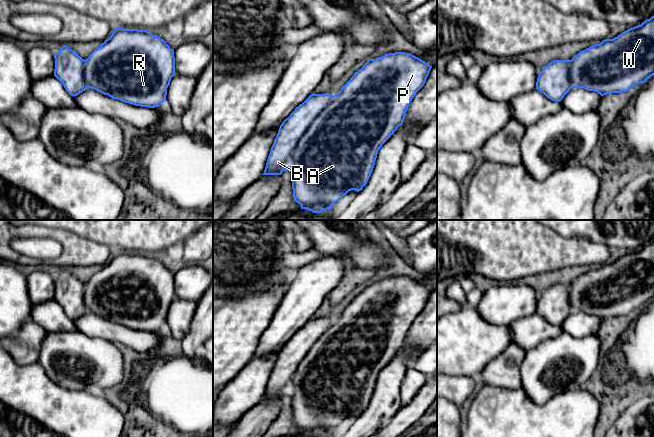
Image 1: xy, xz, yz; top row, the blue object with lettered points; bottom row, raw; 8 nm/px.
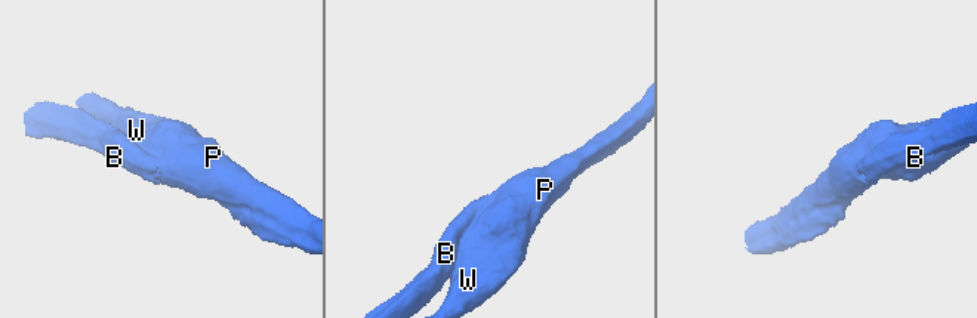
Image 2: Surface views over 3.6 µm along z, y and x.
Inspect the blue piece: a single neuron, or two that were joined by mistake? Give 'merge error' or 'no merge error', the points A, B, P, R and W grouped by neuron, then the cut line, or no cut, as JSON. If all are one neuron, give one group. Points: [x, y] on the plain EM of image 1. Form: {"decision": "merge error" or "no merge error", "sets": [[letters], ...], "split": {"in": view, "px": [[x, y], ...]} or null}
{"decision": "no merge error", "sets": [["A", "B", "P", "R", "W"]], "split": null}

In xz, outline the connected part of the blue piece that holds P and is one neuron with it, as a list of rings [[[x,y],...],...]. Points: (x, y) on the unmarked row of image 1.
[[[389,277],[369,283],[336,319],[311,318],[280,349],[263,399],[281,399],[289,392],[294,424],[301,433],[313,437],[330,433],[351,414],[361,415],[371,400],[379,373],[403,348],[410,327],[424,310],[431,292],[410,277]]]

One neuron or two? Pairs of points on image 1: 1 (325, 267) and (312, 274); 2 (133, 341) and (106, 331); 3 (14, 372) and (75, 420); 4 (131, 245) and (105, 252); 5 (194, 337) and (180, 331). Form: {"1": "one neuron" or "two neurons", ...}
{"1": "one neuron", "2": "one neuron", "3": "one neuron", "4": "two neurons", "5": "two neurons"}

